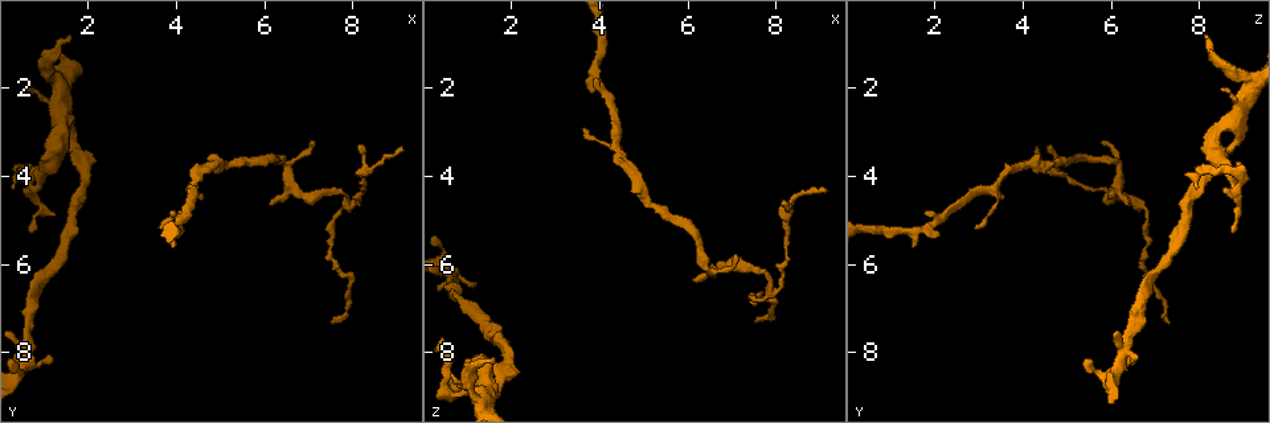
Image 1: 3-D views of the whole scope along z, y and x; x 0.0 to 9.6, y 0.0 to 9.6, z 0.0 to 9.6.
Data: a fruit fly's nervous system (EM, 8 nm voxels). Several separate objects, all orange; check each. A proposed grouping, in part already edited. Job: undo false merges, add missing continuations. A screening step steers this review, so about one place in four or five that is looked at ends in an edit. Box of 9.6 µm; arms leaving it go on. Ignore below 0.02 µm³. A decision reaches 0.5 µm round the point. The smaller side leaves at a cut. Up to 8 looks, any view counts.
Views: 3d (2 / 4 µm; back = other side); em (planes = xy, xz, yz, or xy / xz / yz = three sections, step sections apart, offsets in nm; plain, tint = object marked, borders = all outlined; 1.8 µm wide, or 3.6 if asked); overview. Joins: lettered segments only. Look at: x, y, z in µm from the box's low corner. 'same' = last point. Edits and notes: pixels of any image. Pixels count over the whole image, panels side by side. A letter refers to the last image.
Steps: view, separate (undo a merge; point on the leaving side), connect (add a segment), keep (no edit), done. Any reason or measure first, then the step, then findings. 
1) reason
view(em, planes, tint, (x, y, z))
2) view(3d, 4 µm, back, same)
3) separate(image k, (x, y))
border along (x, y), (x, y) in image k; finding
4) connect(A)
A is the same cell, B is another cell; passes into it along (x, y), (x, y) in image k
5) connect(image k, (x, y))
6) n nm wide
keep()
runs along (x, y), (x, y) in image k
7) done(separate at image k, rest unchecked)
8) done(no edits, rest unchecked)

sharp bend
view(em, planes, borders, (6.45, 3.80, 6.20))

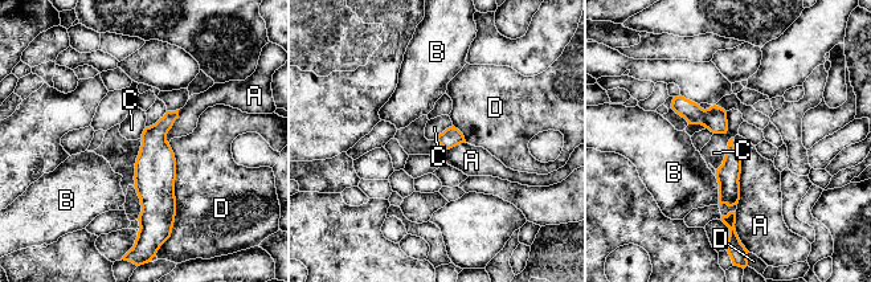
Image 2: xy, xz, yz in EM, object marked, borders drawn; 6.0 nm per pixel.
120 nm wide
keep()
A, B, C and D are other cells; runs along (175, 114), (155, 135), (147, 221) in image 2; one neuron here

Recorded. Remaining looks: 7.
narrows sharply
view(3d, 2 µm, (7.95, 4.65, 6.65))

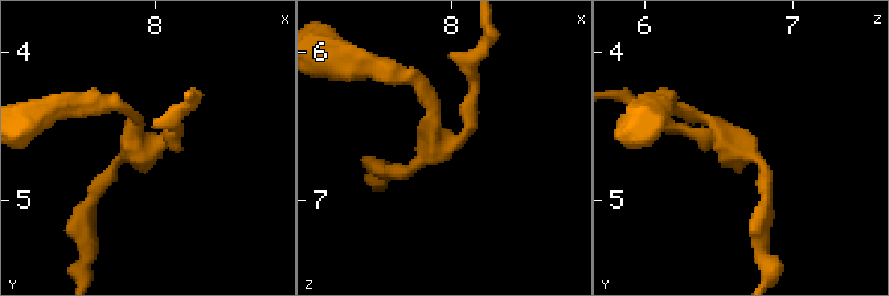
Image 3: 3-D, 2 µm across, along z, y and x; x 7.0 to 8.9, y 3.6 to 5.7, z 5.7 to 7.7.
3 arms; now the EM
view(em, planes, borders, (7.88, 4.62, 6.58))

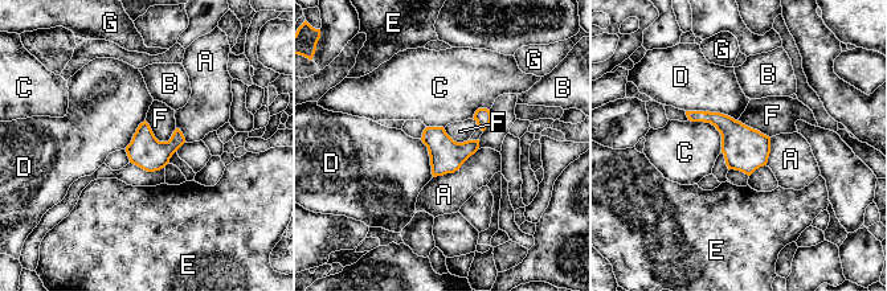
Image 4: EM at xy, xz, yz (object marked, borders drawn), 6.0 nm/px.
keep()
A, B, C, D, E, F and G are other cells; border along (144, 121), (159, 140), (176, 128) in image 4; continuous, no second neuron

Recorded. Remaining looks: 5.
branch stops here
view(3d, 4 µm, back, (8.15, 3.35, 4.65))

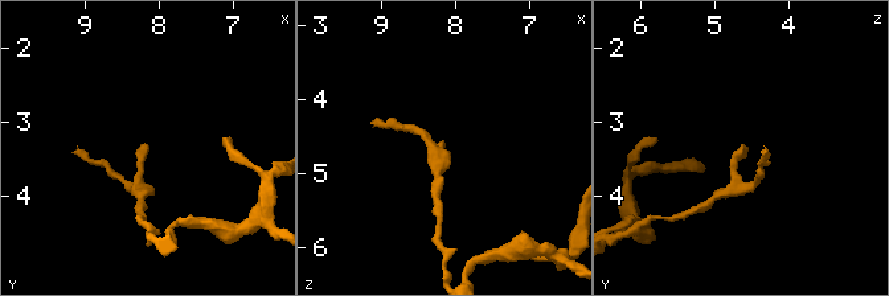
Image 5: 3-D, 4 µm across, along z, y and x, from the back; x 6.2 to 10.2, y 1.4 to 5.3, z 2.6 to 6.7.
view(em, planes, tint, (8.20, 3.25, 4.60))

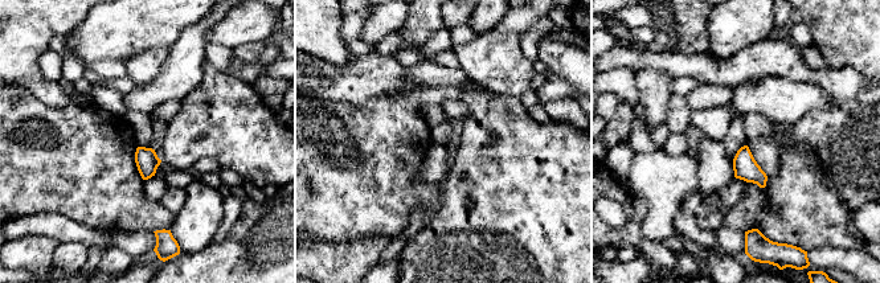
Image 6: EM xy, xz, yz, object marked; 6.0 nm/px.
view(em, planes, borders, same)

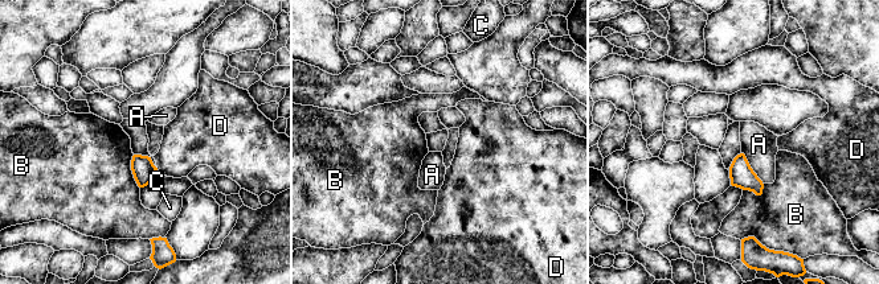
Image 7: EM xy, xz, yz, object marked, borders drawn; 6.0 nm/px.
A touches over 240 nm
keep()
A, B, C and D are other cells; border along (741, 152), (763, 184) in image 7; no lettered segment goes on from it

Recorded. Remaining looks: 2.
done(no edits, rest unchecked)

